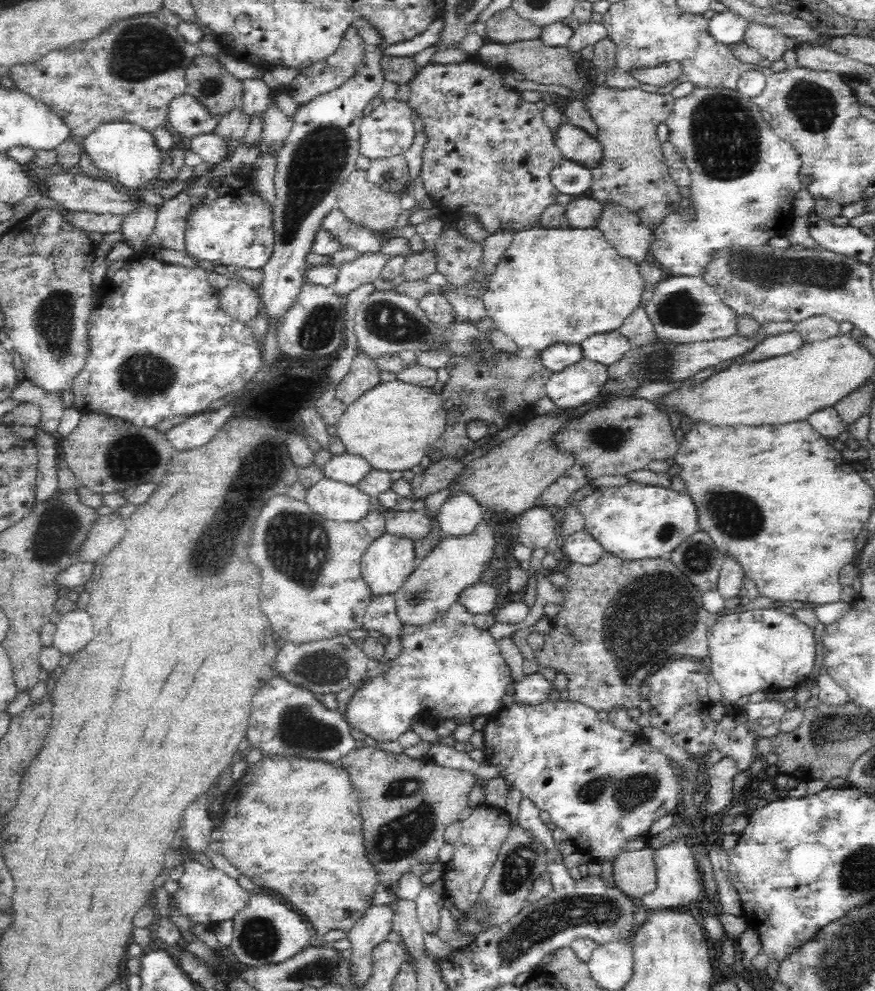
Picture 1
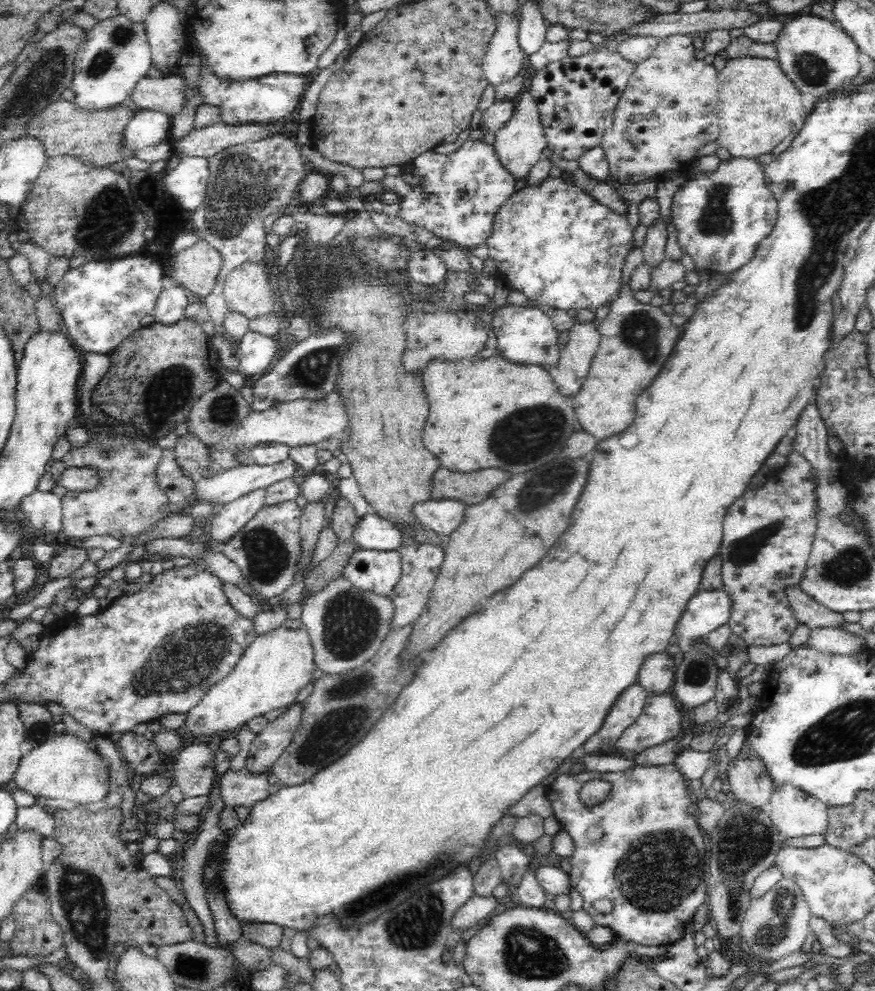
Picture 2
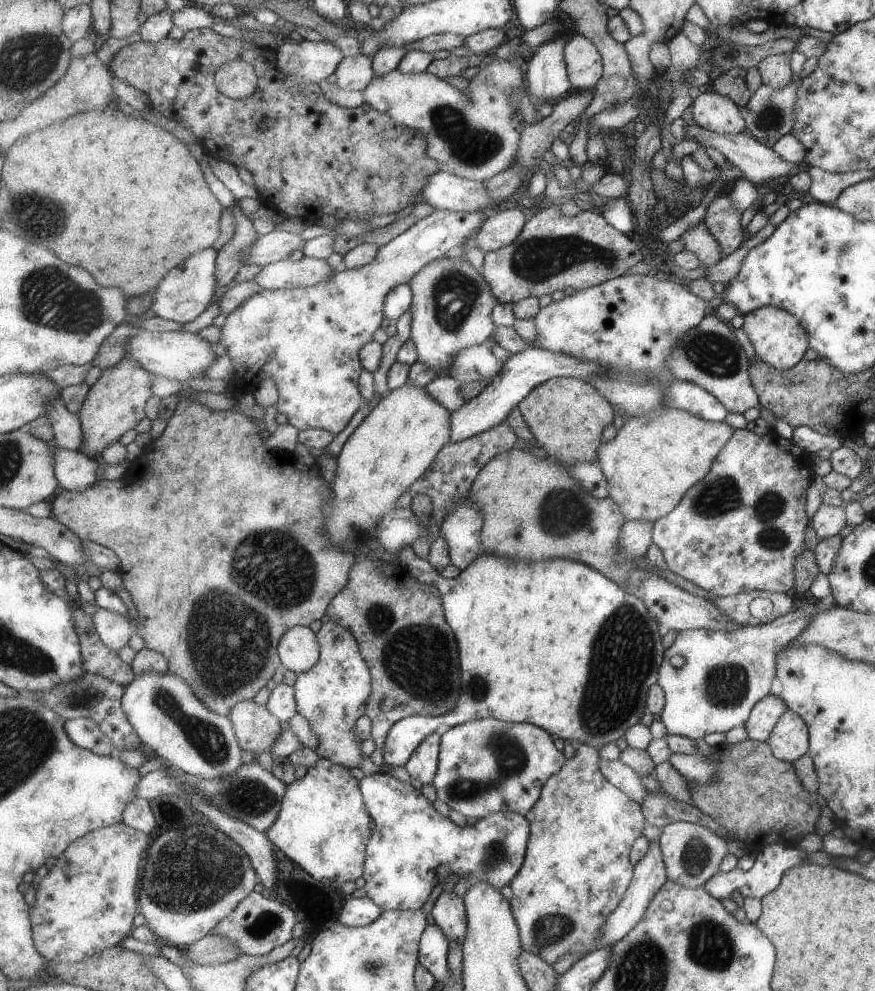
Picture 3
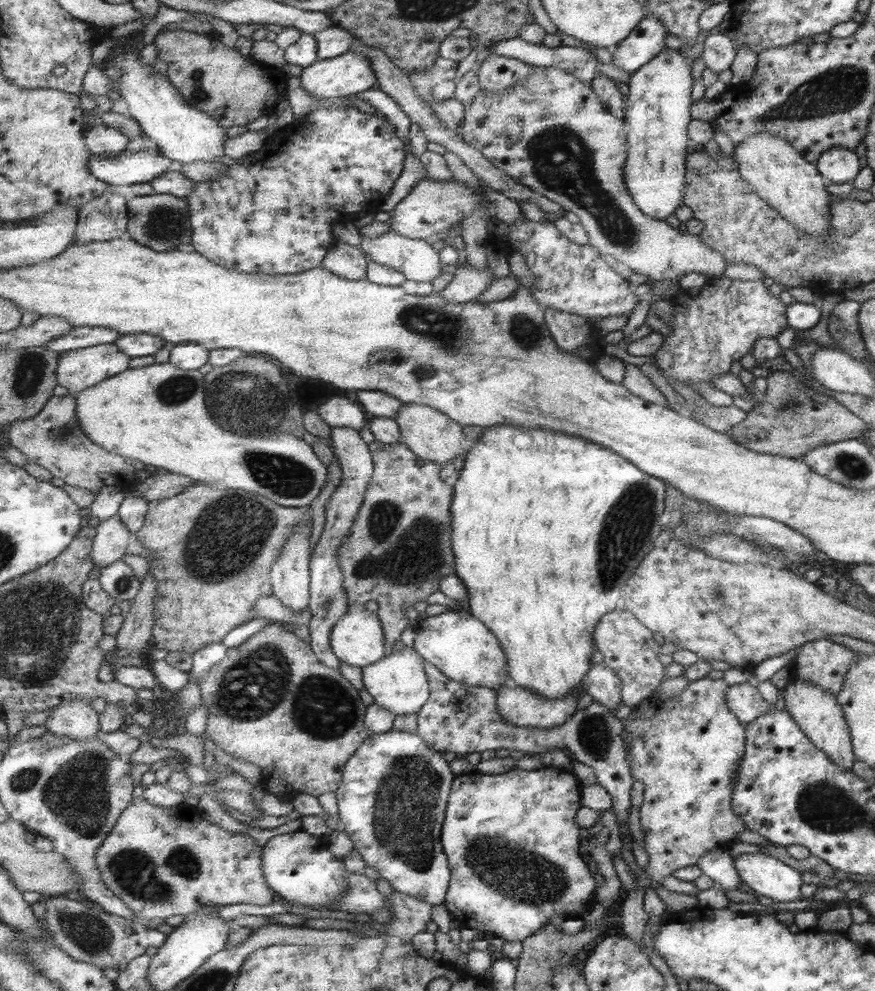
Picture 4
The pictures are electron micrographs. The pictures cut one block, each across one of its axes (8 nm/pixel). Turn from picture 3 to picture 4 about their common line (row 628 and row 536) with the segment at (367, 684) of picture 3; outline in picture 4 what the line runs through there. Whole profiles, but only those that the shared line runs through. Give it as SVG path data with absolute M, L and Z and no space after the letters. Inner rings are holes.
M333 428L331 436L333 436L333 442L329 442L329 444L343 470L343 476L341 476L341 484L339 484L335 496L329 500L329 504L325 508L325 514L327 514L325 532L313 550L313 560L311 560L311 570L313 570L311 594L313 594L313 598L309 602L309 610L311 610L313 618L311 618L309 630L311 630L311 638L313 638L311 640L313 652L321 660L321 664L339 670L341 660L337 658L337 652L333 652L333 630L351 612L351 600L345 590L345 570L339 562L339 548L353 534L353 526L361 514L361 508L365 506L367 492L375 478L375 456L371 452L371 446L361 440L359 430L355 430L355 428Z

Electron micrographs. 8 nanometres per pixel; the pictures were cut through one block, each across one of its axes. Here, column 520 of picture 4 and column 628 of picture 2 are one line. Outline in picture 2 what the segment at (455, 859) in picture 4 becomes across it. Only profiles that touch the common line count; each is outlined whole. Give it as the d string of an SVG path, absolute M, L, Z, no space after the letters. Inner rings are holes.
M666 764L666 766L646 766L646 768L640 768L638 766L638 768L630 768L630 770L622 770L622 772L606 772L606 774L602 774L602 772L582 772L582 774L578 774L576 772L576 774L564 774L564 776L560 776L554 784L550 784L546 788L546 794L550 798L552 814L556 816L558 824L560 824L560 830L564 830L572 838L572 844L574 844L572 854L570 854L572 868L568 872L568 886L570 886L570 890L574 890L574 892L580 894L580 898L582 898L582 910L592 916L594 924L596 926L602 926L602 928L608 928L614 934L614 938L620 938L624 942L634 942L634 944L650 946L650 948L656 948L656 950L660 950L662 946L672 944L672 942L676 942L684 934L686 926L692 924L694 914L698 912L698 908L704 902L708 902L708 884L706 884L706 878L708 878L708 874L706 874L706 866L708 866L708 836L704 834L704 830L698 824L696 800L694 800L694 796L690 792L690 780L682 772L678 772L674 764ZM596 778L608 780L612 784L612 792L608 794L608 798L604 802L600 802L596 806L586 806L586 804L582 804L578 800L578 794L580 794L582 786L588 780L596 780ZM590 828L600 828L602 830L602 836L596 836L596 838L588 836L588 830ZM596 900L610 900L610 902L614 902L614 910L610 914L600 914L598 910L594 910L594 902Z

